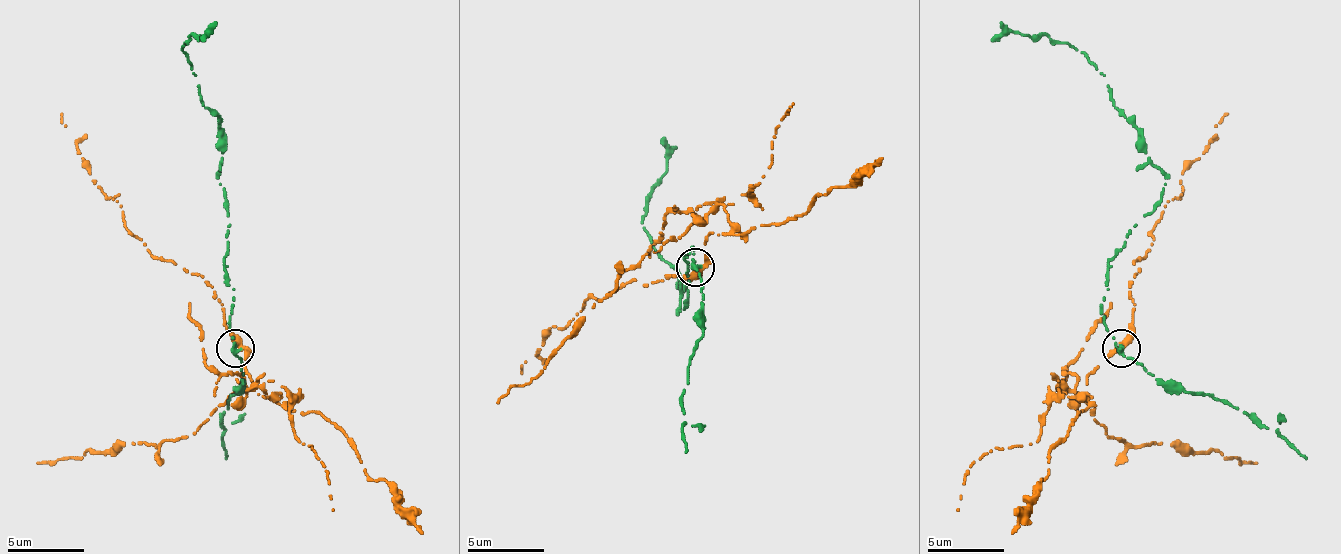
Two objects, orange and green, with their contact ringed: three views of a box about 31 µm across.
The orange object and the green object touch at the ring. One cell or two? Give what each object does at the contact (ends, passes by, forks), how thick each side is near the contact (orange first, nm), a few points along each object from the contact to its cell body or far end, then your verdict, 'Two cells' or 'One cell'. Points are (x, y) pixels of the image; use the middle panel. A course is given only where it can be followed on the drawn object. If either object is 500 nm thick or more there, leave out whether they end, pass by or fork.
At the ring orange passes by. At the ring green ends. Thickness 360 nm (orange) against 360 nm. Course of orange: (694, 268), (706, 260), (710, 234), (702, 226), (702, 218), (622, 276), (591, 306), (545, 367), (496, 402). Course of green: (694, 268), (690, 249), (679, 310), (679, 272), (641, 222), (668, 165), (660, 138). Two cells

